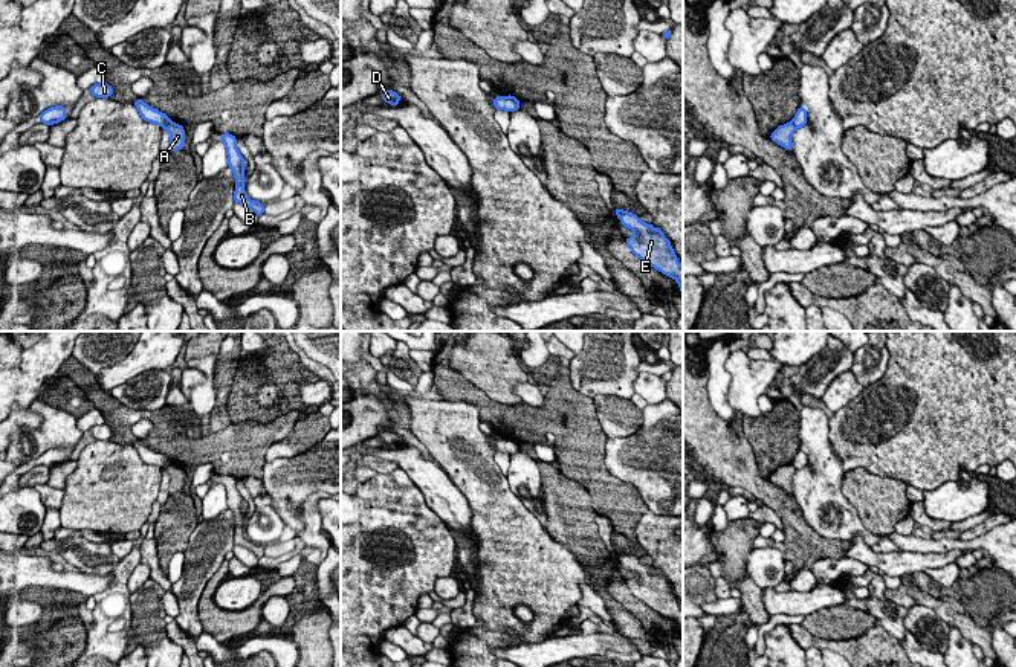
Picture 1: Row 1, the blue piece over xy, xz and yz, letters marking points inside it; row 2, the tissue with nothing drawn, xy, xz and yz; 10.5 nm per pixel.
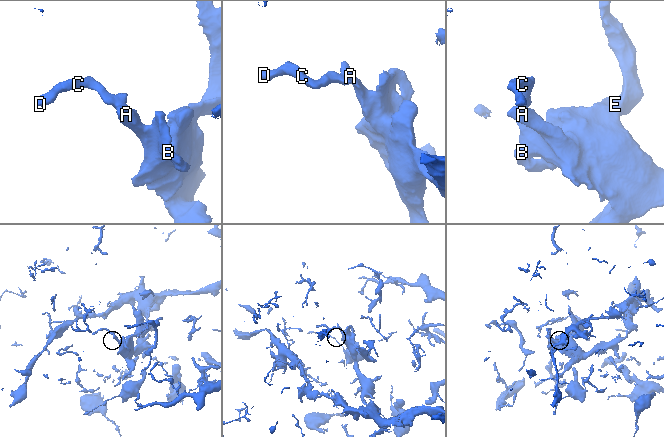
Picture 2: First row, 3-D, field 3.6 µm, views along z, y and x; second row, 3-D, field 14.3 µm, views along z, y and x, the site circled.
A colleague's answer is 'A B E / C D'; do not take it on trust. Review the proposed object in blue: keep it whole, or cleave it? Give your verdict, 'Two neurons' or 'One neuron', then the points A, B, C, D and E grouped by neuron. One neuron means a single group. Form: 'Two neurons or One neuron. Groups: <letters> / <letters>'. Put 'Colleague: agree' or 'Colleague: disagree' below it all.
Two neurons. Groups: A B E / C D
Colleague: agree

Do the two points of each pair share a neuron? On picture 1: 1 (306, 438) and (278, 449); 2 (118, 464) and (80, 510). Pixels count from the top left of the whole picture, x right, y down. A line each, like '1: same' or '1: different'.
1: same
2: same

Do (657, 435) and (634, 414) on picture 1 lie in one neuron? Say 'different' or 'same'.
different

